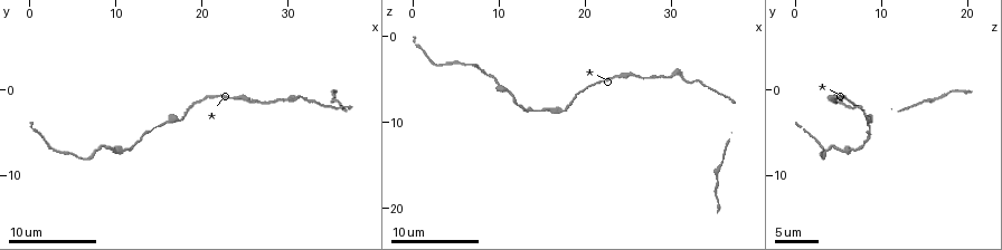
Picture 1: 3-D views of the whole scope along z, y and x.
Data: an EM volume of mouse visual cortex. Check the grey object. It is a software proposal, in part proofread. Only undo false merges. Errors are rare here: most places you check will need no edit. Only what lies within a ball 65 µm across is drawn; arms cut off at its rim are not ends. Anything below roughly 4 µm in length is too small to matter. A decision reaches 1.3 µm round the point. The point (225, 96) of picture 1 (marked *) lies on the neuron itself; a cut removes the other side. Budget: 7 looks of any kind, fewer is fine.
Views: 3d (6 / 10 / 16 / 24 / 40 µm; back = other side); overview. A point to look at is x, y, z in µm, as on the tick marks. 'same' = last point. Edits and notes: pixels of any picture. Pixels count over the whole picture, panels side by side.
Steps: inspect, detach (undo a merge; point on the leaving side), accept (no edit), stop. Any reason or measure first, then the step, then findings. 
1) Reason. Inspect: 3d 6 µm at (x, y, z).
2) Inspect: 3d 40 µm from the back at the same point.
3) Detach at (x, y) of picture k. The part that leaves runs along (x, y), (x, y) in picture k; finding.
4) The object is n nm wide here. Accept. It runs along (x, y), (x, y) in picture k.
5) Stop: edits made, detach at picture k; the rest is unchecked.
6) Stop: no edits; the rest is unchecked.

Thick turns thin. Inspect: 3d 10 µm at (26.0, 1.4, 4.6).

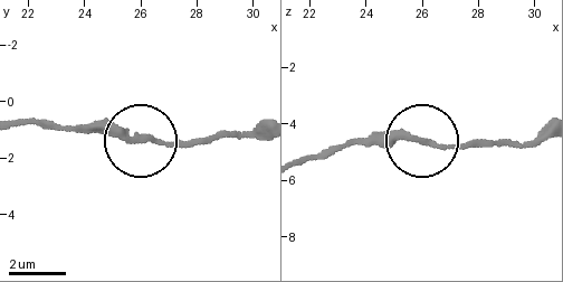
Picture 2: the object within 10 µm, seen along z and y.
The object is 270 nm wide here. Accept. It runs along (48, 125), (161, 144), (209, 144) in picture 2; one neuron here.

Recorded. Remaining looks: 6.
Inspect: 3d 6 µm at (17.8, 3.0, 8.6).

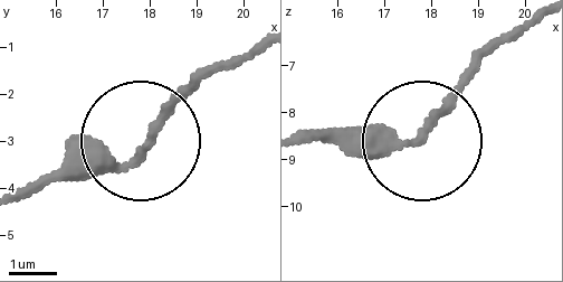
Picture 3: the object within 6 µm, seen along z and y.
Inspect: 3d 6 µm from the back at (17.85, 3.10, 8.35).

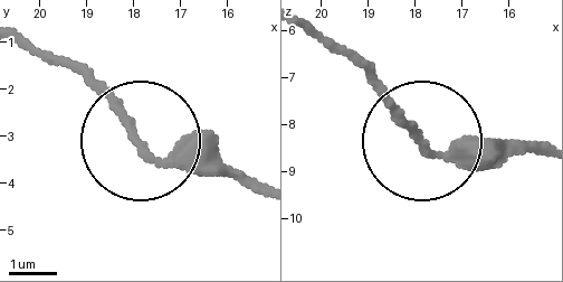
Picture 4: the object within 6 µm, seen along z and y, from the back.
The object is 190 nm wide here. Accept. One neuron here.

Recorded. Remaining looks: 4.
Narrows sharply. Inspect: 3d 16 µm at (5.8, 7.8, 3.2).

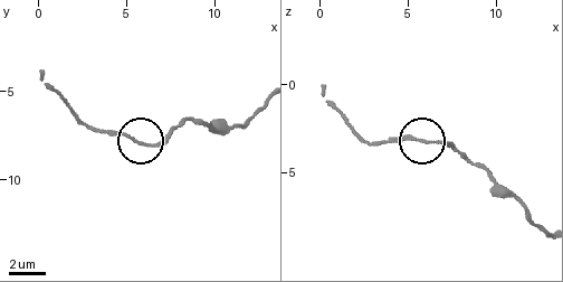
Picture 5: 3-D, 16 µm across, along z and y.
The object is 130 nm wide here. Accept. It runs along (543, 231), (488, 172), (444, 143), (373, 141) in picture 5; one neuron here.

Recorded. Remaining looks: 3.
Stop: no edits; the rest is unchecked.

